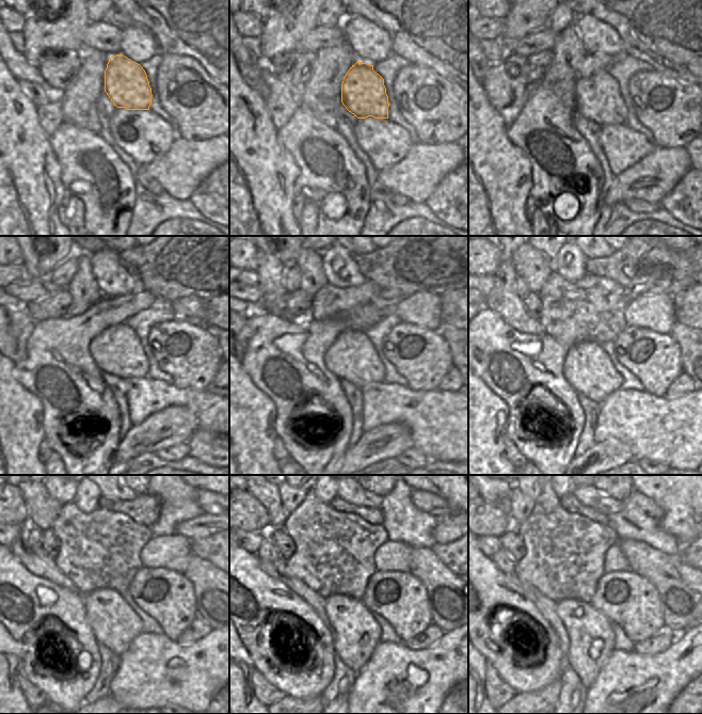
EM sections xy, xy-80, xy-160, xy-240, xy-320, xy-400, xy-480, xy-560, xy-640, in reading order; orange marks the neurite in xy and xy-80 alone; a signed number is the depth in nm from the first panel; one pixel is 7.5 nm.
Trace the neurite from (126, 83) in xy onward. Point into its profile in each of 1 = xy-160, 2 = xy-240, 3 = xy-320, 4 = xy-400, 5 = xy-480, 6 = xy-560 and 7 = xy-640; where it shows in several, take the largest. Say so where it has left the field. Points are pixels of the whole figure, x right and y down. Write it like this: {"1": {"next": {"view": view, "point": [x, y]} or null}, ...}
{"1": {"next": {"view": "xy-160", "point": [599, 98]}}, "2": {"next": {"view": "xy-240", "point": [117, 350]}}, "3": {"next": {"view": "xy-320", "point": [352, 358]}}, "4": {"next": {"view": "xy-400", "point": [588, 368]}}, "5": {"next": {"view": "xy-480", "point": [113, 622]}}, "6": {"next": {"view": "xy-560", "point": [355, 633]}}, "7": {"next": {"view": "xy-640", "point": [591, 636]}}}

